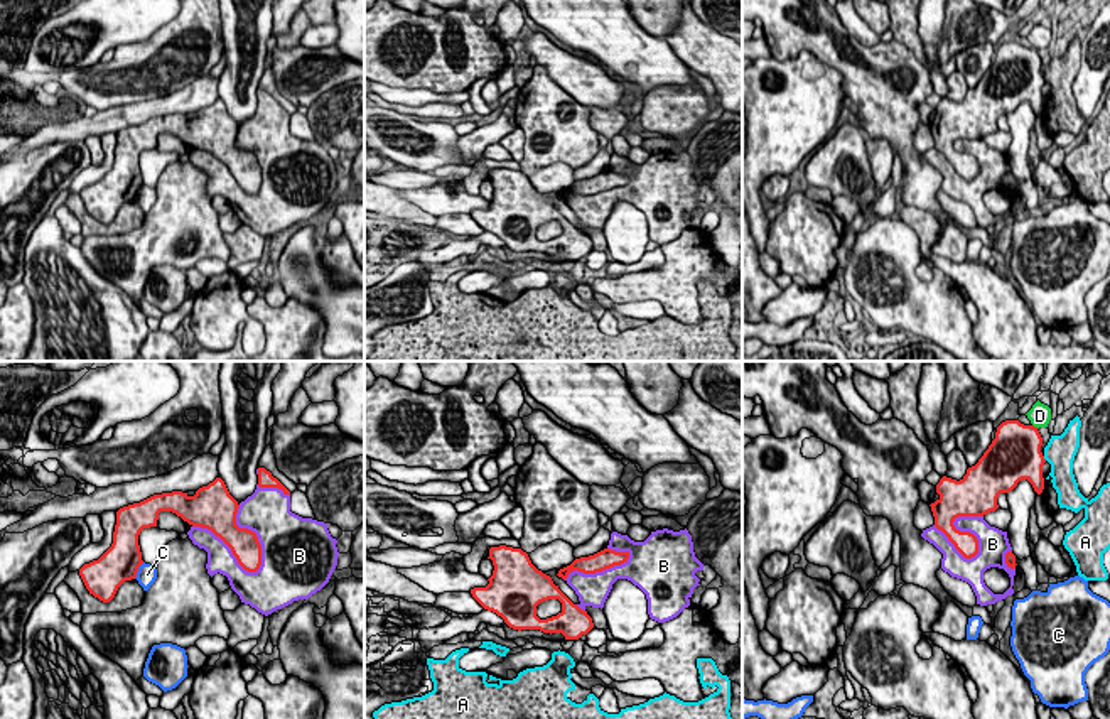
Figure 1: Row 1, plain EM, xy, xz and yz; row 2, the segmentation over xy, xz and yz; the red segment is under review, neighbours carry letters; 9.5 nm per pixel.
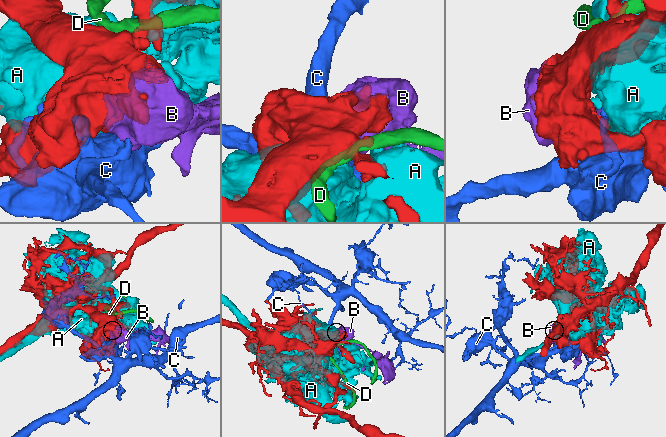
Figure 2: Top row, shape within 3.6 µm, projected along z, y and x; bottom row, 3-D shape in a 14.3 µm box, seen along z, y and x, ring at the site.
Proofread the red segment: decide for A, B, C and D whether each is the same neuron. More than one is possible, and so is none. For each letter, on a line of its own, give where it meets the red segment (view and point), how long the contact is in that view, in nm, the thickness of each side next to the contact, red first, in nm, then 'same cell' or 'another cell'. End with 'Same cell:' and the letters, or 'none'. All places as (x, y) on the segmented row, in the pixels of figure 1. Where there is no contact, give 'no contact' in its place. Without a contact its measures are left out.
A: meets red in yz at (1043, 458); contact 60 nm long; 460 nm thick on the red side, 300 nm on the other; another cell
B: meets red in xy at (230, 547); contact 750 nm long; 280 nm thick on the red side, 260 nm on the other; same cell
C: meets red in xy at (137, 571); contact 190 nm long; 360 nm thick on the red side, 190 nm on the other; another cell
D: meets red in yz at (1036, 427); contact 70 nm long; 440 nm thick on the red side, 220 nm on the other; another cell
Same cell: B

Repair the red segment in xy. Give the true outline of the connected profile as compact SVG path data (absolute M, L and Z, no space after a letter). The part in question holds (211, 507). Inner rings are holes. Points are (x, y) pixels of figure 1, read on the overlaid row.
M265 468L256 469L258 484L251 496L238 503L224 481L216 478L189 496L182 491L154 495L140 503L116 511L111 547L98 559L84 564L79 576L94 597L110 603L125 581L137 577L143 564L138 535L143 528L157 527L160 511L172 511L191 525L189 538L207 552L207 574L223 574L241 603L268 616L294 601L309 599L331 579L337 565L337 540L327 523L302 518L290 511L290 491Z

